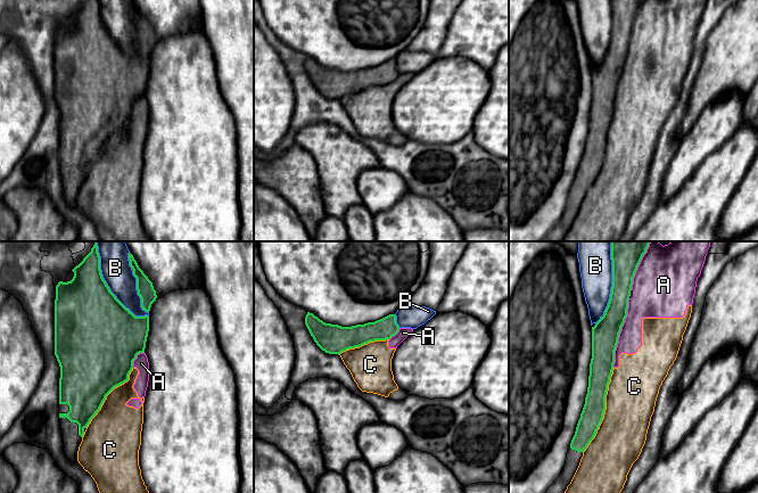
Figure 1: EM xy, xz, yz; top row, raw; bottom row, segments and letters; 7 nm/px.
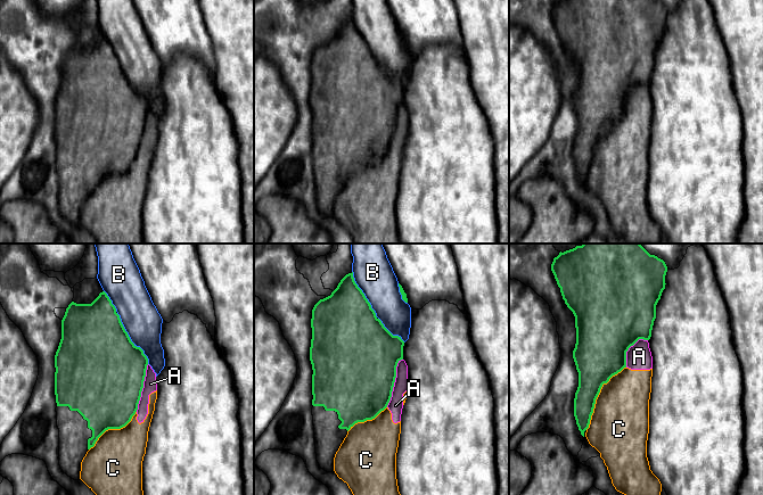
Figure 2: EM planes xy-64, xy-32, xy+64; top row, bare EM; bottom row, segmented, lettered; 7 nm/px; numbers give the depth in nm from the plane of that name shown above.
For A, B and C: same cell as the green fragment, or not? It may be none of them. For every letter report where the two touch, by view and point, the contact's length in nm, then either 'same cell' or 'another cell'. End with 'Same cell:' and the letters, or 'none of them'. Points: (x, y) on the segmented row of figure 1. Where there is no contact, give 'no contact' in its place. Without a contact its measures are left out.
A: yz (619, 333) | 500 nm | another cell
B: xy (107, 286) | 650 nm | another cell
C: yz (604, 409) | 650 nm | another cell
Same cell: none of them

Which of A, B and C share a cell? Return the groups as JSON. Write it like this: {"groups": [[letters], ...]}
{"groups": [["A", "C"], ["B"]]}

